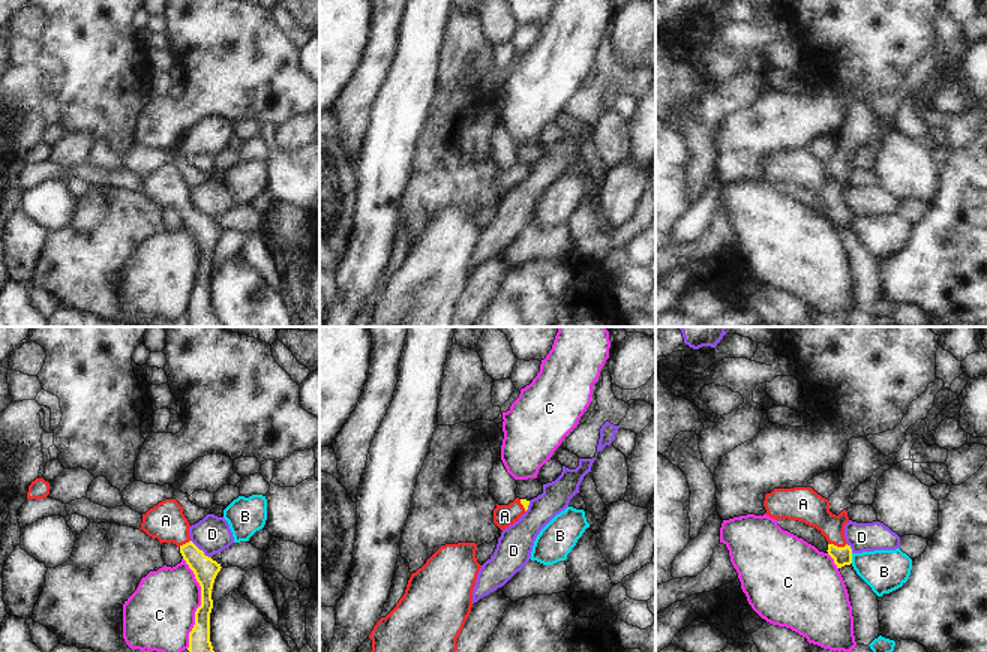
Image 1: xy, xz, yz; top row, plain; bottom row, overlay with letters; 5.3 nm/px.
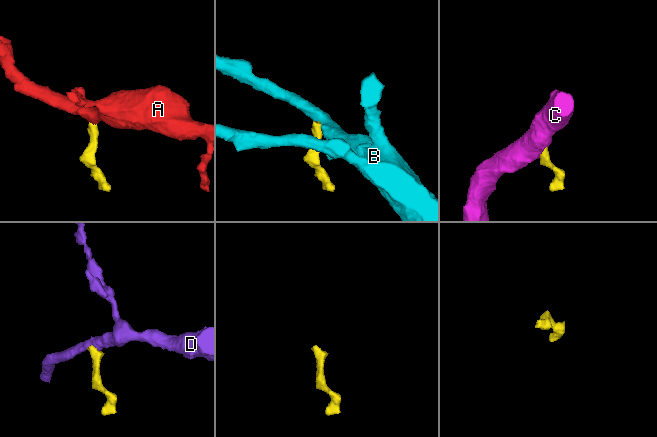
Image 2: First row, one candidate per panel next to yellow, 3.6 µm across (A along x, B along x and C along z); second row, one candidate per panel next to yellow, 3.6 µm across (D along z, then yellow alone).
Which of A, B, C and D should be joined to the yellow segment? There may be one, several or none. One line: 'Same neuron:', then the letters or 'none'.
Same neuron: A

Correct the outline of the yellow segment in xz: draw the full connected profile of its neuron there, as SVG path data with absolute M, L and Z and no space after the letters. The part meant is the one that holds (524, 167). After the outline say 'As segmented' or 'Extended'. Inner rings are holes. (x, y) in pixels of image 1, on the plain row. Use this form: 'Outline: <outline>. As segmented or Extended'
Outline: M516 162L508 169L498 169L494 174L494 187L504 195L520 183L528 174L530 165Z. Extended.

